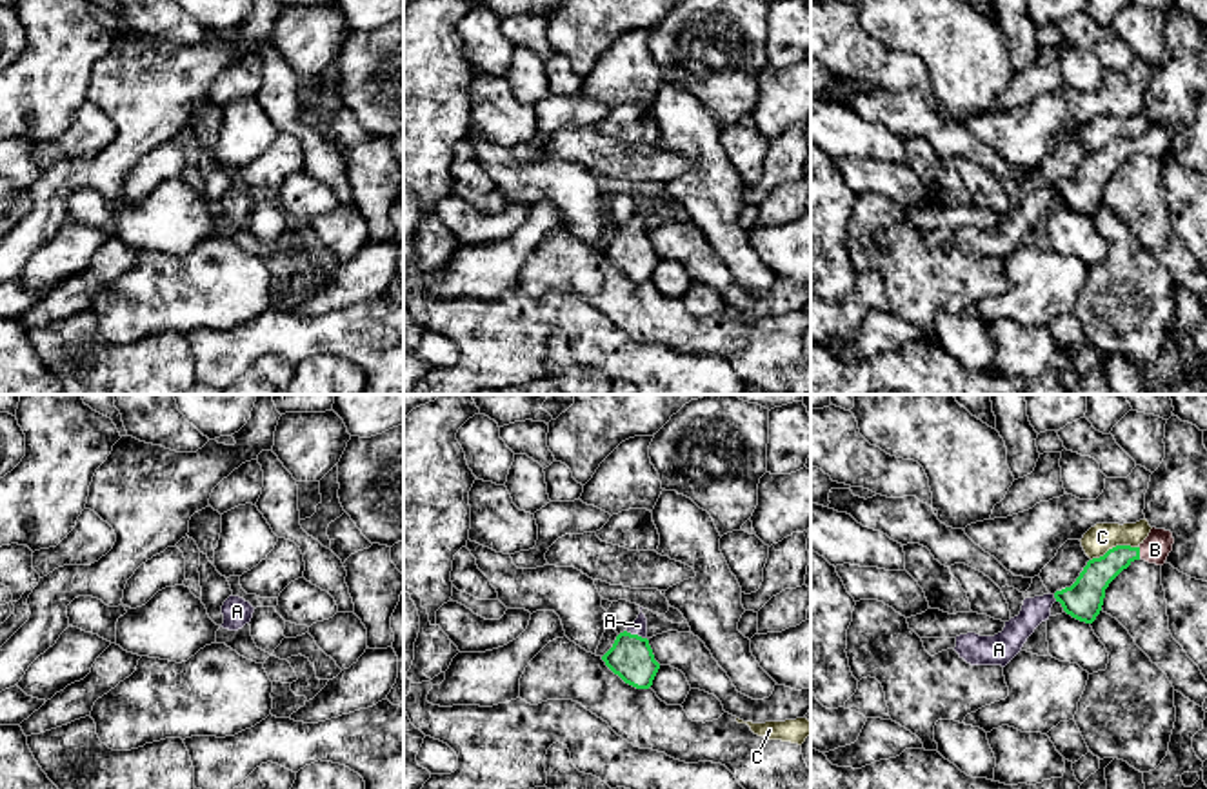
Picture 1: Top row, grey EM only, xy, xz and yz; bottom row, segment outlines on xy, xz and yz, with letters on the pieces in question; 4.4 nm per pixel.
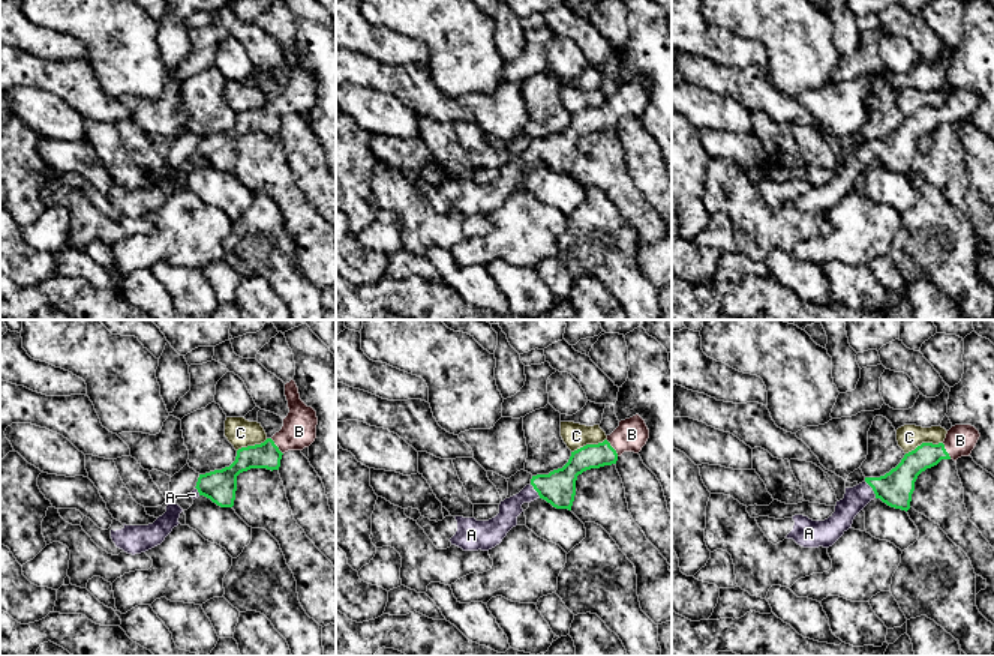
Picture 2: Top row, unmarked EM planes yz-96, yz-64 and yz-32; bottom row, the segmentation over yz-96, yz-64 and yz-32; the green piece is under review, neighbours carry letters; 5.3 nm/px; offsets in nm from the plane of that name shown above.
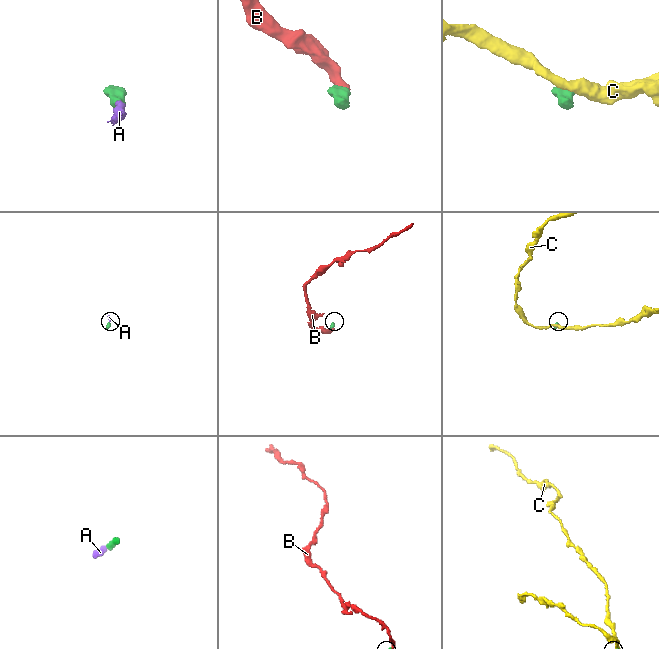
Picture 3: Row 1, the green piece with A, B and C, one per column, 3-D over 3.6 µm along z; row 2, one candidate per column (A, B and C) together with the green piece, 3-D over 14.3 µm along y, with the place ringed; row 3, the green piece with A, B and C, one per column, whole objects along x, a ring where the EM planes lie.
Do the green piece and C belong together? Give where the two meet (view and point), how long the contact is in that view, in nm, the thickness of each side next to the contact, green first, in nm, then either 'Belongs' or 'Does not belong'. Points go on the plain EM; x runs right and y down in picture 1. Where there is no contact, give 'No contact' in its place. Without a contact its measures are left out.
Touches green at yz (1117, 139). Shared border 220 nm. Thickness 150 nm (green) against 120 nm. Does not belong

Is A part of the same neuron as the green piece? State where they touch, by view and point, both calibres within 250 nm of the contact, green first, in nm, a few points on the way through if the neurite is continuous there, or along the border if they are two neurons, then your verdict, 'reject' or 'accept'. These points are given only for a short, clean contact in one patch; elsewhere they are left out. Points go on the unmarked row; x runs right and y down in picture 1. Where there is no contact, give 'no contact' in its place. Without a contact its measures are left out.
contact xz (637, 228); calibres 190 and 70 nm; way xz (631, 249), (637, 228), (638, 219); accept

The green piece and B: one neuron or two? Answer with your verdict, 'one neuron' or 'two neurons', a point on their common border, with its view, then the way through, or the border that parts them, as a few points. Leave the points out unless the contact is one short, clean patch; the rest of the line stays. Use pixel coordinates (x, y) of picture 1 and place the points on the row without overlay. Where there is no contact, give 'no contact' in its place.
one neuron | yz (1138, 146) | across yz (1091, 177), (1122, 148), (1138, 146), (1155, 142)

